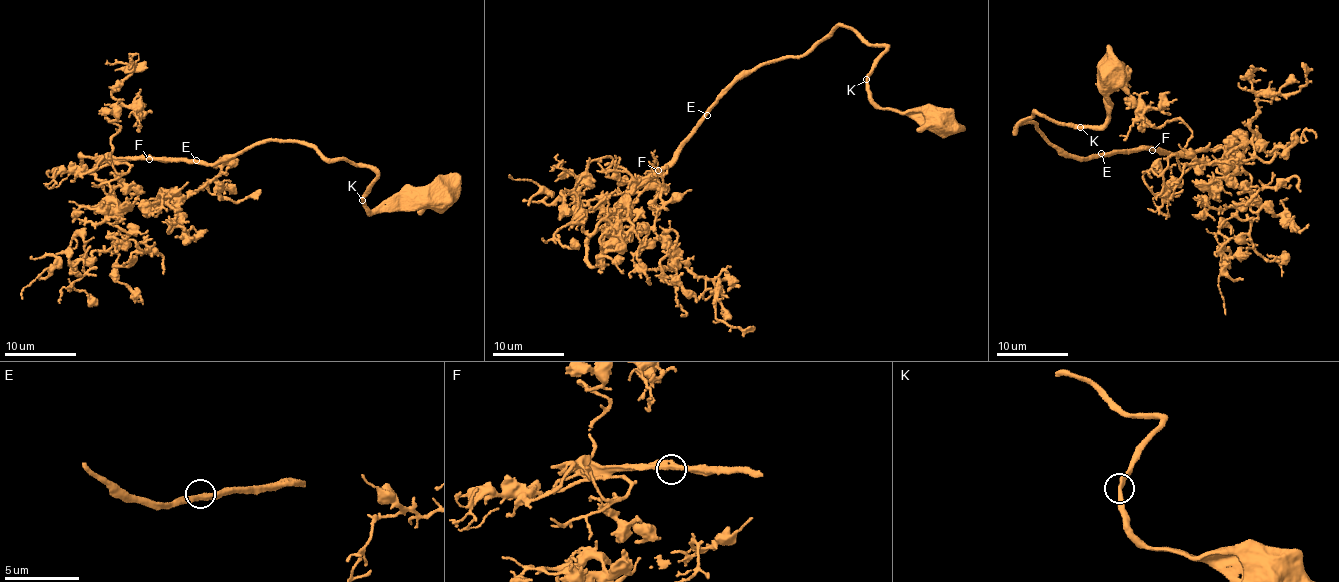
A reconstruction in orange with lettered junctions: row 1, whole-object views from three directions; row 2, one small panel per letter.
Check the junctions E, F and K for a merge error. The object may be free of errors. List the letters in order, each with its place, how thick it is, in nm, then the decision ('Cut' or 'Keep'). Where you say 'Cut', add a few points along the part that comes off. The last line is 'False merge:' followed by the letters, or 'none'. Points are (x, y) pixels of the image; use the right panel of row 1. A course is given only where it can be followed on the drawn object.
E: Place: (1101, 153). Thickness 340 nm. Keep
F: Place: (1152, 150). Thickness 340 nm. Keep
K: Place: (1080, 127). Thickness 360 nm. Keep
False merge: none

